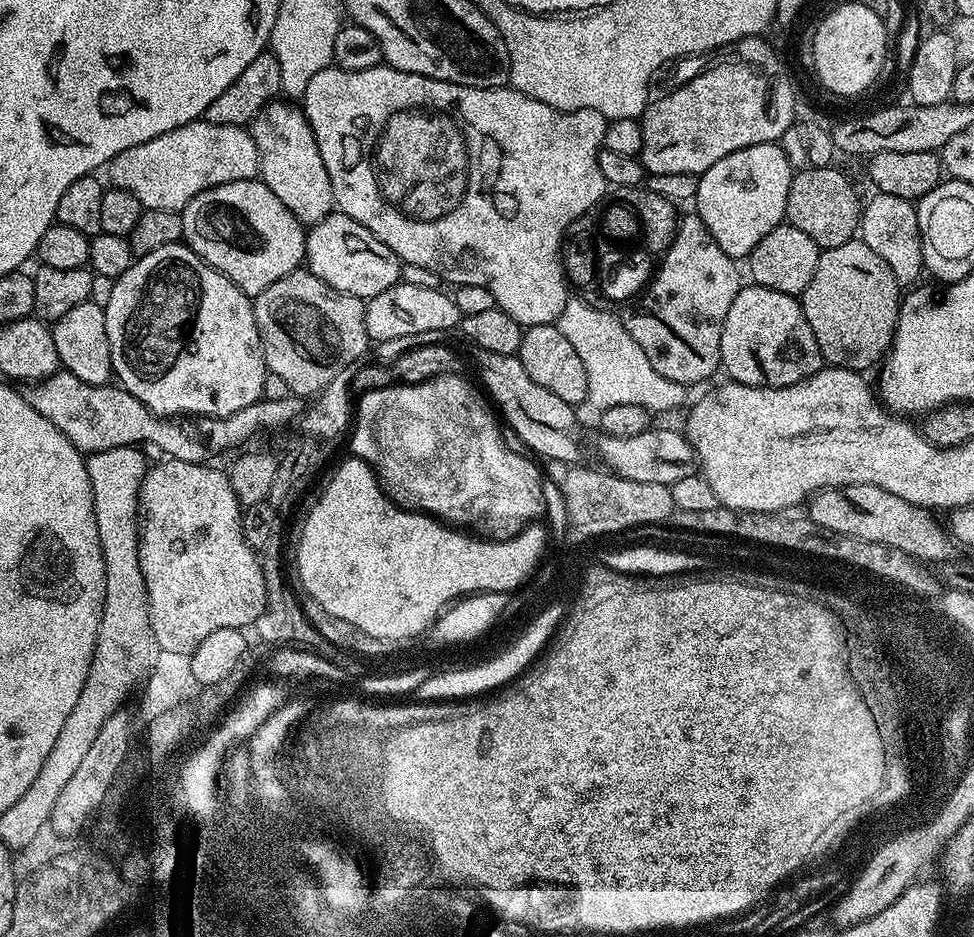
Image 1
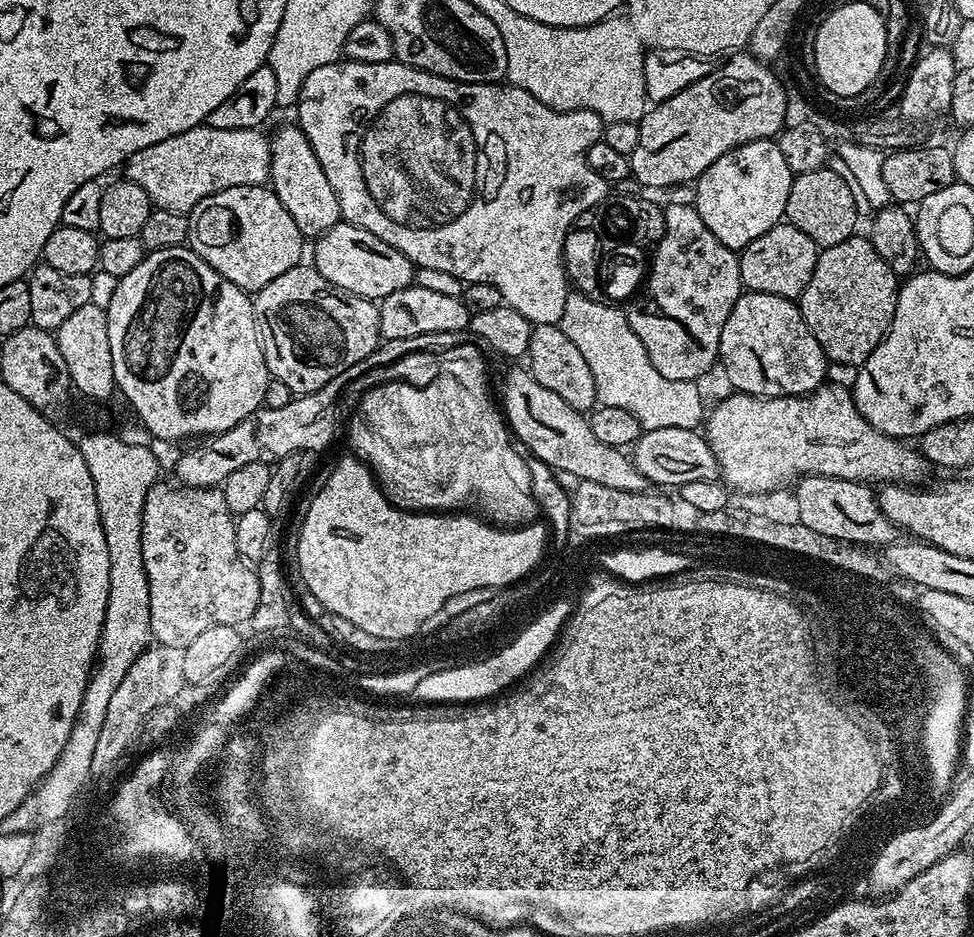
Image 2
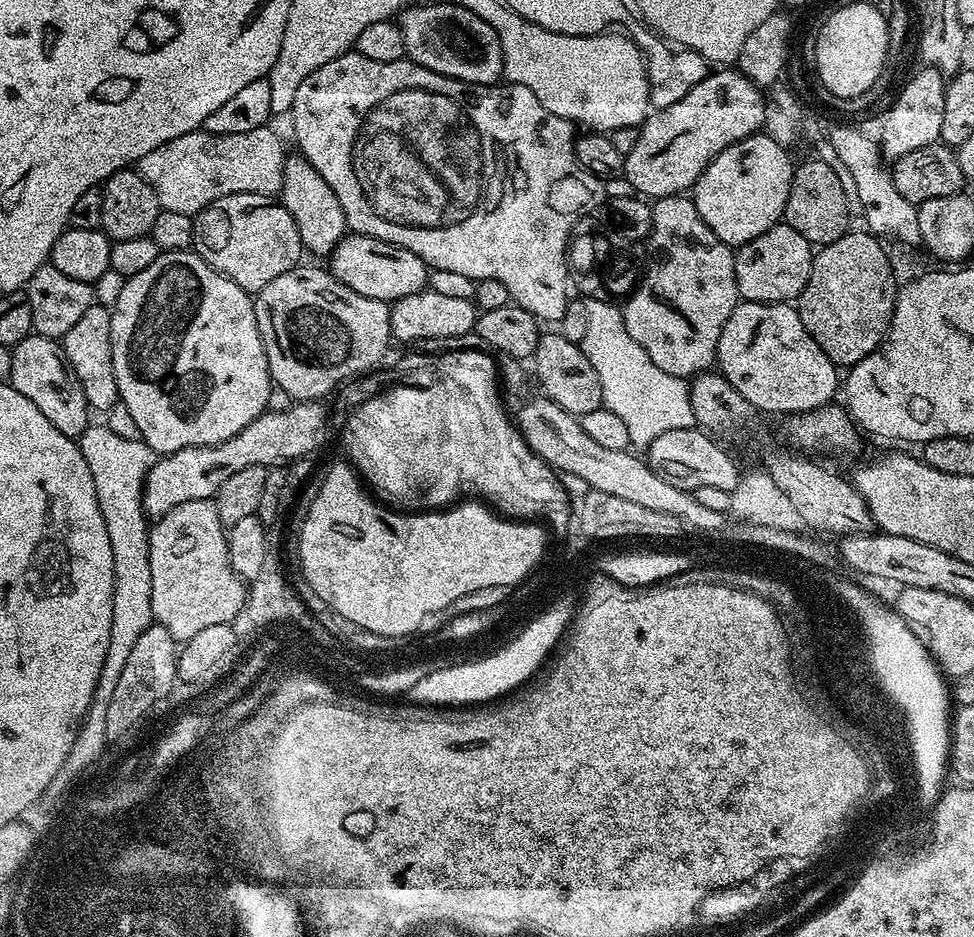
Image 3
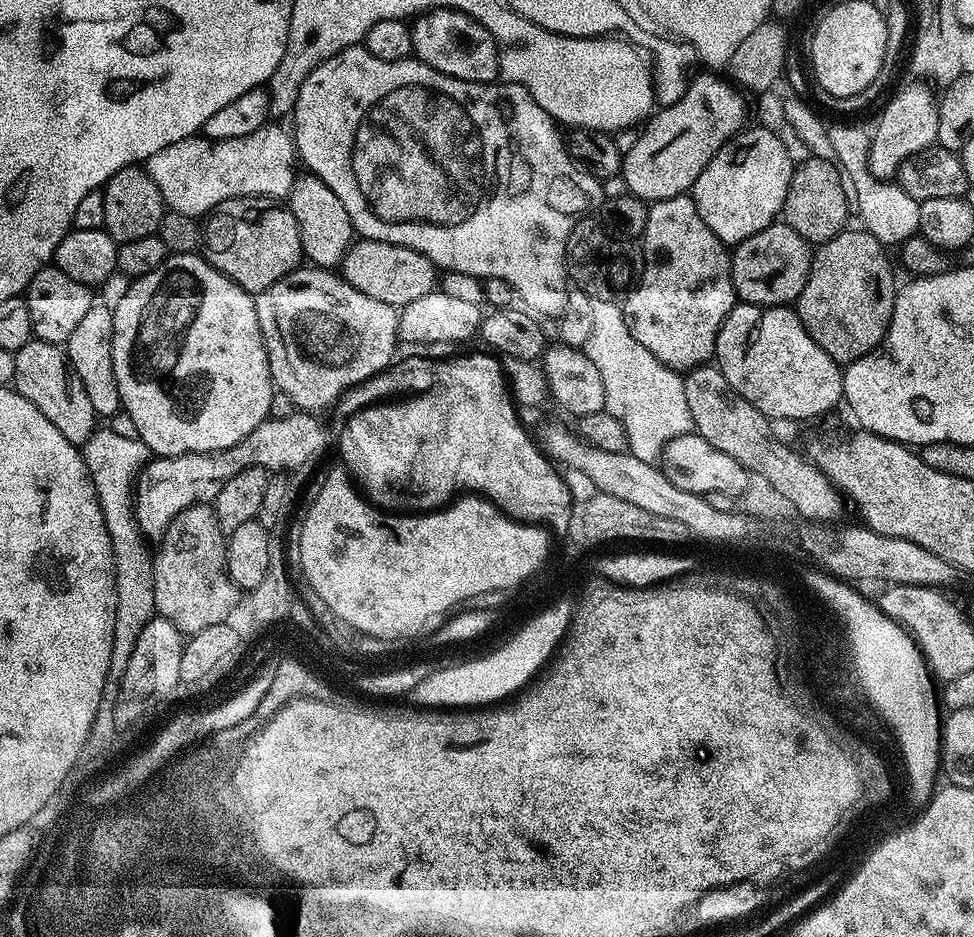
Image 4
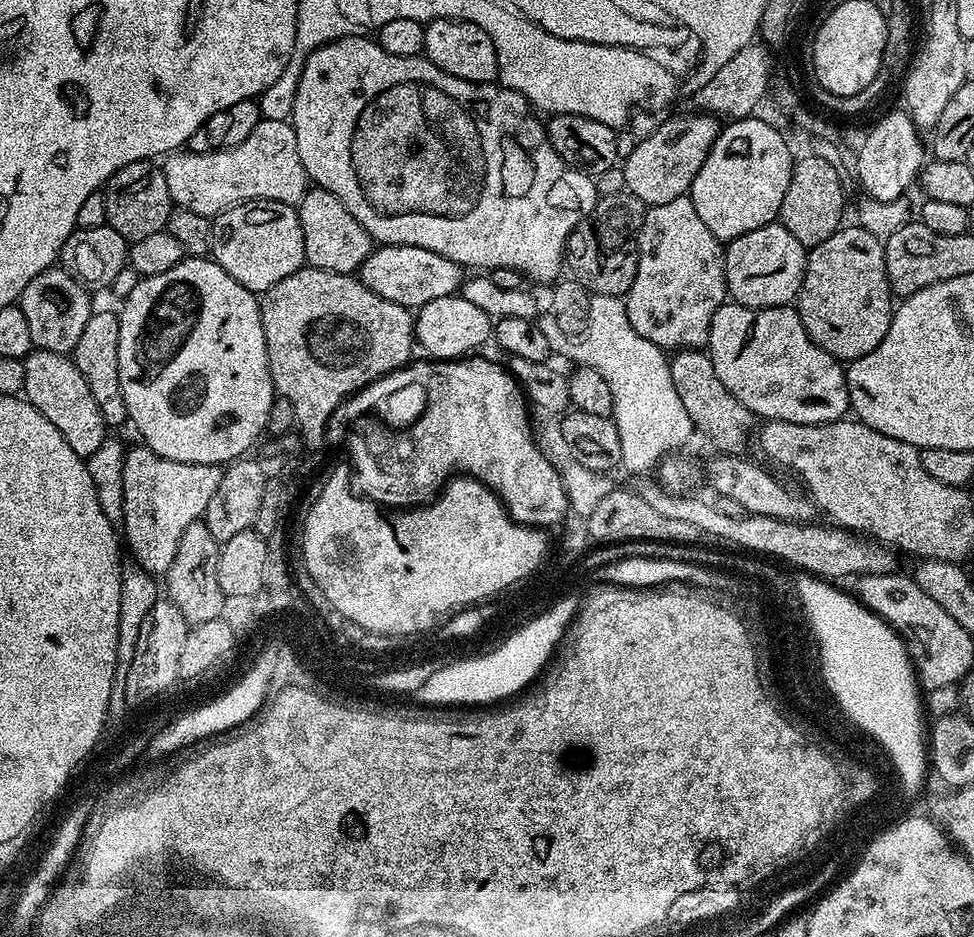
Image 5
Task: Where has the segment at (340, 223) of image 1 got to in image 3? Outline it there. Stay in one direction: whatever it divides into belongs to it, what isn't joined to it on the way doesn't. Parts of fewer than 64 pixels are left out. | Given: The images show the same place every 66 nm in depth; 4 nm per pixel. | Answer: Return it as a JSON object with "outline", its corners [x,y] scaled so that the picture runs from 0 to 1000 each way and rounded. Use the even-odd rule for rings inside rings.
{"outline":[[[355,250],[349,255],[339,274],[341,296],[376,318],[406,322],[440,306],[440,285],[429,271],[392,258],[388,254]]]}

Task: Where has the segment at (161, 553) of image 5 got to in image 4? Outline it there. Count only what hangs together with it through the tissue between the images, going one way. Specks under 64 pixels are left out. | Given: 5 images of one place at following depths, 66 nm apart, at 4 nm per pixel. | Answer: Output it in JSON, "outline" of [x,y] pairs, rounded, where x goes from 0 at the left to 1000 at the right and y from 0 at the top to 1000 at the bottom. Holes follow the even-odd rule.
{"outline":[[[303,439],[298,446],[270,448],[248,472],[227,482],[196,482],[190,487],[166,487],[153,490],[144,499],[139,513],[140,557],[145,573],[167,573],[175,557],[187,544],[200,538],[221,535],[224,523],[254,499],[273,499],[276,505],[300,506],[303,499],[316,495],[337,474],[337,465],[323,443]]]}

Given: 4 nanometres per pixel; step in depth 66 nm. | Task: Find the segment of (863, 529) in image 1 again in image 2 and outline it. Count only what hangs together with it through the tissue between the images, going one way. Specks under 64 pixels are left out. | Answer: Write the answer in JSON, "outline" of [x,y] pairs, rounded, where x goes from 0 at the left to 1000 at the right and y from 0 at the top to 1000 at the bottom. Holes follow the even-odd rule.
{"outline":[[[822,508],[815,518],[815,524],[816,554],[832,561],[832,566],[840,566],[840,570],[848,570],[880,583],[911,583],[922,575],[920,559],[910,553],[896,522],[884,513],[851,508]]]}

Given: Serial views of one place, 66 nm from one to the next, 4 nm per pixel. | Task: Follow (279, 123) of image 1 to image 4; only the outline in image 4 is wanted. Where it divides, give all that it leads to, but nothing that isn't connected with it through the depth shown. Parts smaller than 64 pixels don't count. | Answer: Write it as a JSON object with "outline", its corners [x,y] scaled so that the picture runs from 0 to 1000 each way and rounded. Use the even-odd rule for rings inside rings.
{"outline":[[[319,186],[313,187],[313,189],[313,192],[312,189],[305,191],[299,207],[294,211],[294,220],[300,225],[306,237],[311,276],[317,283],[341,288],[352,283],[353,273],[363,259],[363,244],[359,237],[359,228],[355,228],[355,220],[351,220],[351,216],[347,216],[343,203],[339,203],[339,199],[335,199],[335,194],[324,191]]]}

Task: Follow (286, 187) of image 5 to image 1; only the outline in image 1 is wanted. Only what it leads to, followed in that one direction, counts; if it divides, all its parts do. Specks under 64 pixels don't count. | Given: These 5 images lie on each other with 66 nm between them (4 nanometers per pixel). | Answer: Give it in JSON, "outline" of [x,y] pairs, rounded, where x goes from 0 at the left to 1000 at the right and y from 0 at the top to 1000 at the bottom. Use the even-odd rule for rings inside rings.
{"outline":[[[206,126],[197,128],[191,134],[183,134],[170,143],[162,143],[162,147],[154,147],[154,152],[133,156],[133,160],[125,160],[125,164],[118,166],[115,174],[110,176],[109,184],[115,187],[114,195],[118,200],[138,207],[138,211],[142,211],[142,216],[150,224],[157,222],[185,226],[213,201],[241,192],[264,191],[267,186],[267,161],[254,136],[224,134]]]}

